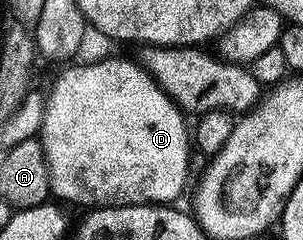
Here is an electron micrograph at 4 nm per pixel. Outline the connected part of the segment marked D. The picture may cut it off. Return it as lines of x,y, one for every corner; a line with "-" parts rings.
98,59
95,63
86,63
83,67
70,67
67,71
62,72
58,81
54,85
54,89
50,89
48,96
46,98
46,112
44,113
44,125
42,126
42,130
40,132
40,142
42,144
42,148
44,149
44,153
46,154
46,160
48,161
48,165
50,166
50,194
53,196
55,200
61,201
63,204
66,203
90,203
86,205
133,205
135,203
153,203
155,205
170,205
175,201
174,199
178,199
182,195
182,190
186,187
186,174
190,171
190,151
192,152
192,135
188,130
188,123
186,127
186,119
187,116
184,114
181,107
176,106
171,99
166,96
164,93
164,89
155,79
153,79
150,75
149,70
145,66
142,67
138,63
133,63
130,59

